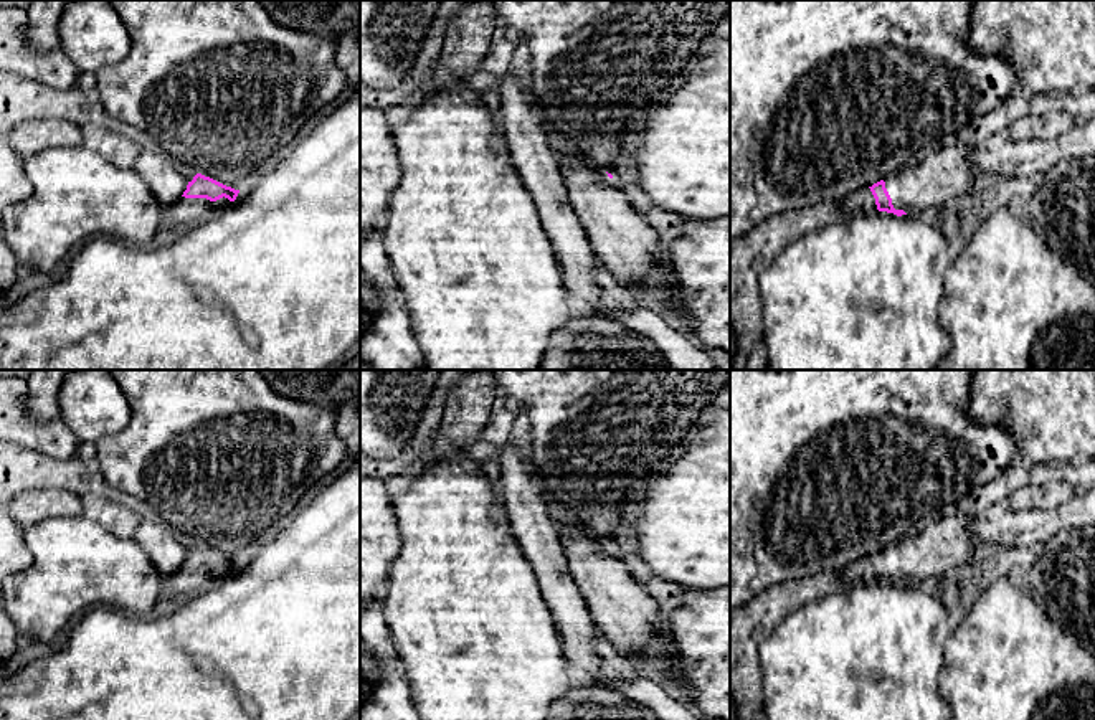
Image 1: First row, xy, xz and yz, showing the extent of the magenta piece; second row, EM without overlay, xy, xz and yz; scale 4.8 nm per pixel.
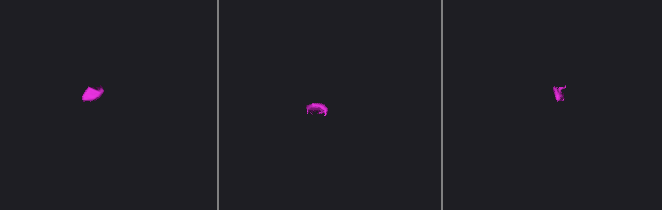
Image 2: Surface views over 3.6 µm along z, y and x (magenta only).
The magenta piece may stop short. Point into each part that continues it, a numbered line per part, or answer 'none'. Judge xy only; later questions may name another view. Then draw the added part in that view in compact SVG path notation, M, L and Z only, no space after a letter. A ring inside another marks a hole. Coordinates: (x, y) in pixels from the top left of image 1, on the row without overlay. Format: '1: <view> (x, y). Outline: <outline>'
1: xy (185, 582). Outline: M180 566L178 571L162 576L162 590L165 598L182 599L216 588L230 573L225 566L216 571Z

